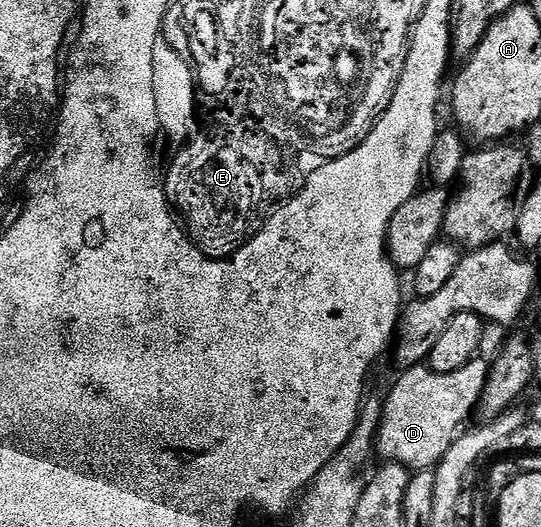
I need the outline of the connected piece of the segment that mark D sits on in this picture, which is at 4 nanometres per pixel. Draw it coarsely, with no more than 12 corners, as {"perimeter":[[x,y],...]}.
{"perimeter":[[489,365],[404,368],[377,445],[434,469],[482,402]]}

